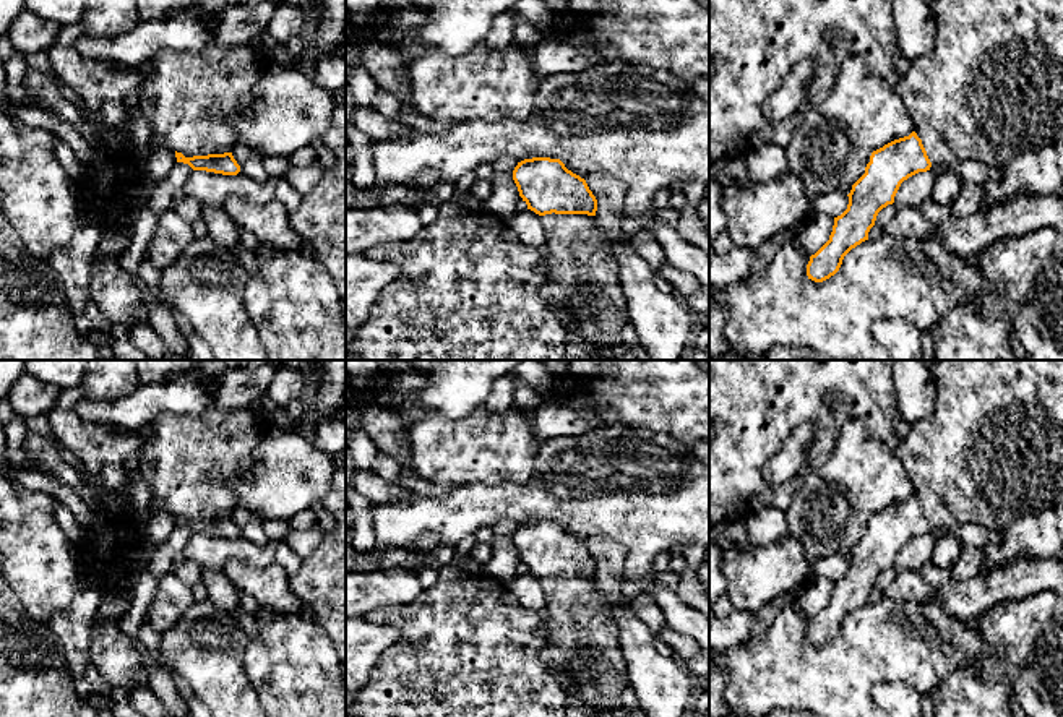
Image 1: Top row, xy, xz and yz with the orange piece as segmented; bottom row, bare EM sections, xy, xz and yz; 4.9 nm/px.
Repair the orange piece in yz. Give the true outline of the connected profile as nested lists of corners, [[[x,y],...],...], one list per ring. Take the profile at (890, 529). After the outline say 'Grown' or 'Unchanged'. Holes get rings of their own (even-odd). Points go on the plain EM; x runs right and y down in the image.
[[[940,360],[930,365],[935,407],[901,440],[896,454],[904,464],[914,495],[870,519],[865,537],[852,548],[847,573],[834,581],[829,603],[810,620],[807,639],[823,646],[834,639],[844,620],[868,603],[878,576],[894,566],[904,543],[932,529],[970,522],[1001,530],[1013,521],[1057,504],[1063,488],[1063,360]]]. Grown

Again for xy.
[[[213,401],[200,415],[159,414],[153,433],[138,453],[138,470],[151,488],[153,498],[175,514],[177,526],[193,534],[237,539],[240,529],[232,513],[240,506],[229,485],[239,475],[248,475],[253,449],[269,423],[250,406],[222,412]]]. Grown

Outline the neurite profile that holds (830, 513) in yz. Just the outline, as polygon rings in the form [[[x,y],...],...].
[[[850,419],[842,425],[826,462],[803,474],[803,483],[785,511],[787,534],[802,543],[813,561],[834,553],[849,558],[865,537],[871,516],[912,495],[912,483],[896,451],[870,438],[863,422]]]

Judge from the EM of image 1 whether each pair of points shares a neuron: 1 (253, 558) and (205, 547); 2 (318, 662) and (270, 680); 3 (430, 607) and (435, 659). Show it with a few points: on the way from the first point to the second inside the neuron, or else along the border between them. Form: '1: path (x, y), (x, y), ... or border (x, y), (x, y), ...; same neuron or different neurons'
1: path (242, 549), (216, 549); same neuron
2: path (307, 665), (284, 665), (281, 669); same neuron
3: path (435, 620), (435, 646); same neuron

